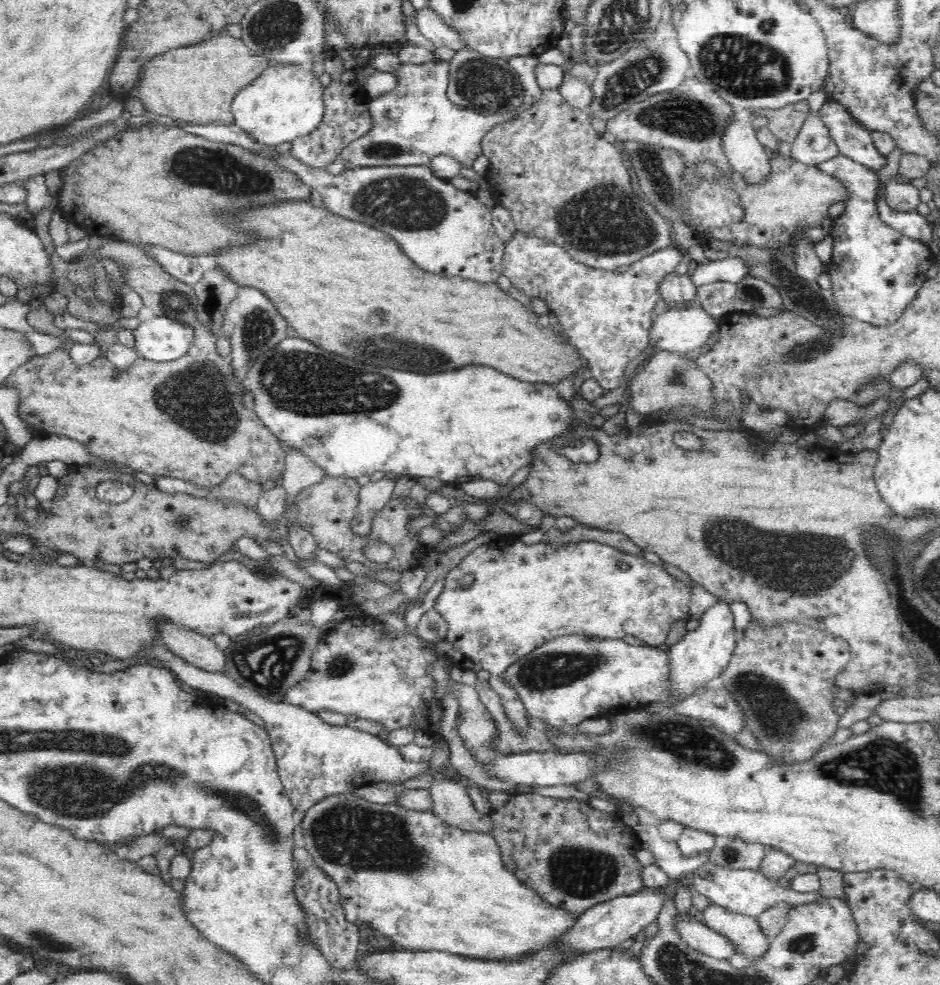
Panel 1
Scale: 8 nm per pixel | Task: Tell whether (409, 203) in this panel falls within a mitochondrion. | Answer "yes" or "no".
yes

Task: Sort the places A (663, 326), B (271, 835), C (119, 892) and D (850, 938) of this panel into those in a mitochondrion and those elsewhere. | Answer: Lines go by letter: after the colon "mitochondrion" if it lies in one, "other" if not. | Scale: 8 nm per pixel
A: other
B: mitochondrion
C: other
D: other

